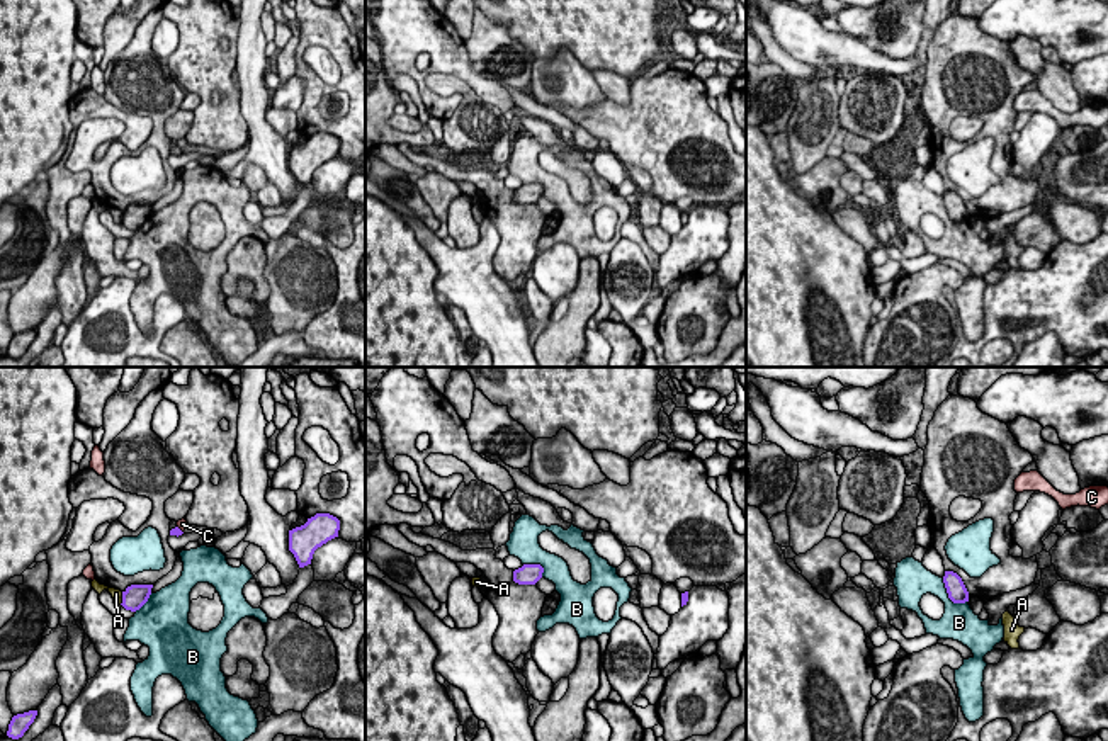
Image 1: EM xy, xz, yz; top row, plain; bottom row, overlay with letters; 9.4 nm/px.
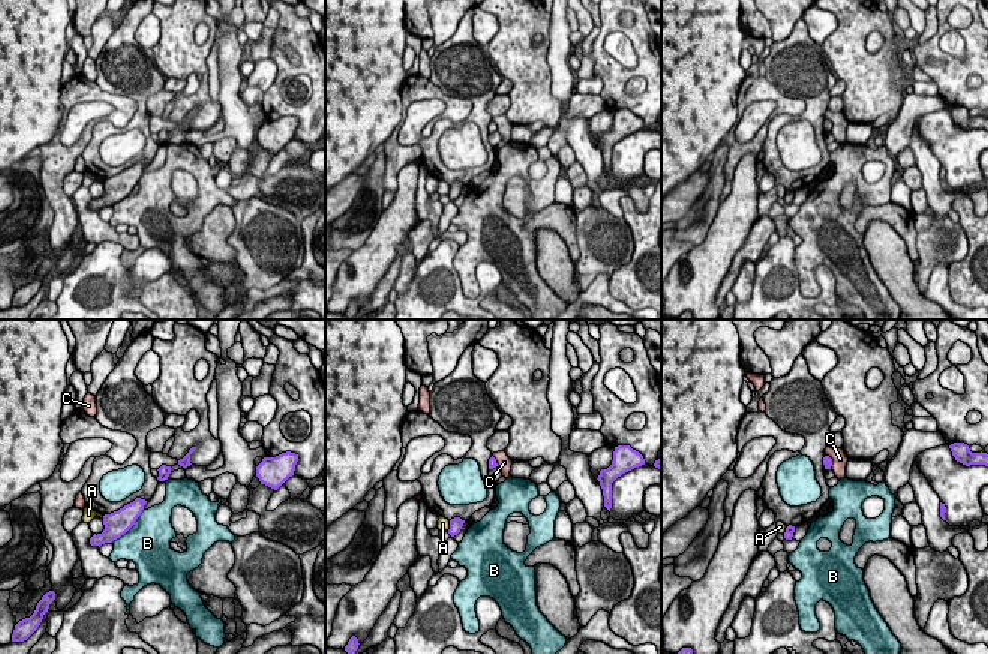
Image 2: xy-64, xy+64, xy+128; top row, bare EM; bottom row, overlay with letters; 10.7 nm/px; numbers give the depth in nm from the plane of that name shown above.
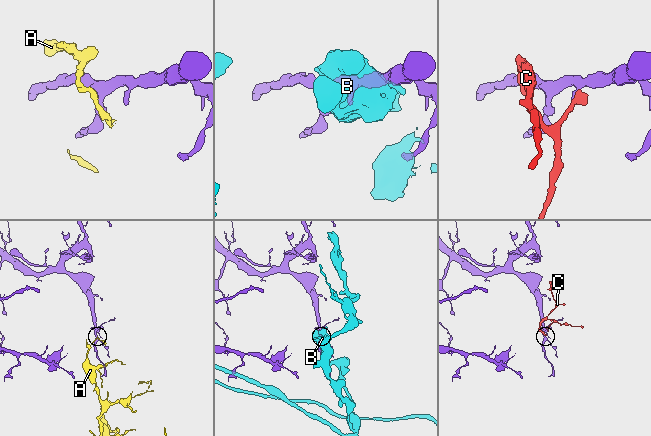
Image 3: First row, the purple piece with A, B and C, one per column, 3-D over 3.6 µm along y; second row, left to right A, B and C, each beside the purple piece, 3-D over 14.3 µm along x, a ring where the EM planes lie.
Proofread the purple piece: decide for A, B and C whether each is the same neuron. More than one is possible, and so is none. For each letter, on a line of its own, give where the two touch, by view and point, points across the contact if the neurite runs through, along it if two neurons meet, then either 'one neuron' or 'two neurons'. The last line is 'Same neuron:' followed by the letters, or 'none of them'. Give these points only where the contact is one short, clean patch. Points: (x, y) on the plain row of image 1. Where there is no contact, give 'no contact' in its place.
A: contact xy (123, 218); two neurons
B: contact yz (949, 216); two neurons
C: contact xy (179, 148); border xy (177, 145), (182, 152); two neurons
Same neuron: none of them

